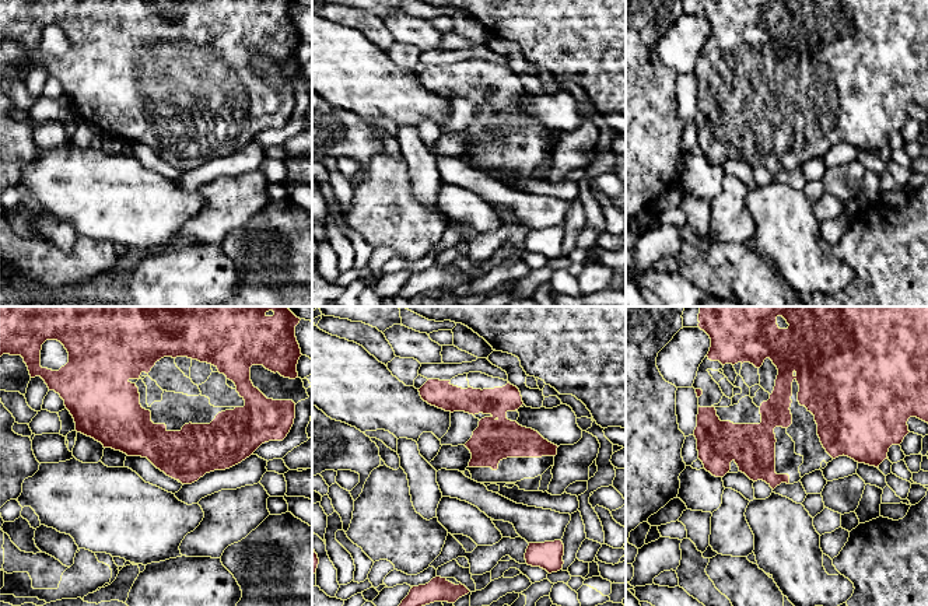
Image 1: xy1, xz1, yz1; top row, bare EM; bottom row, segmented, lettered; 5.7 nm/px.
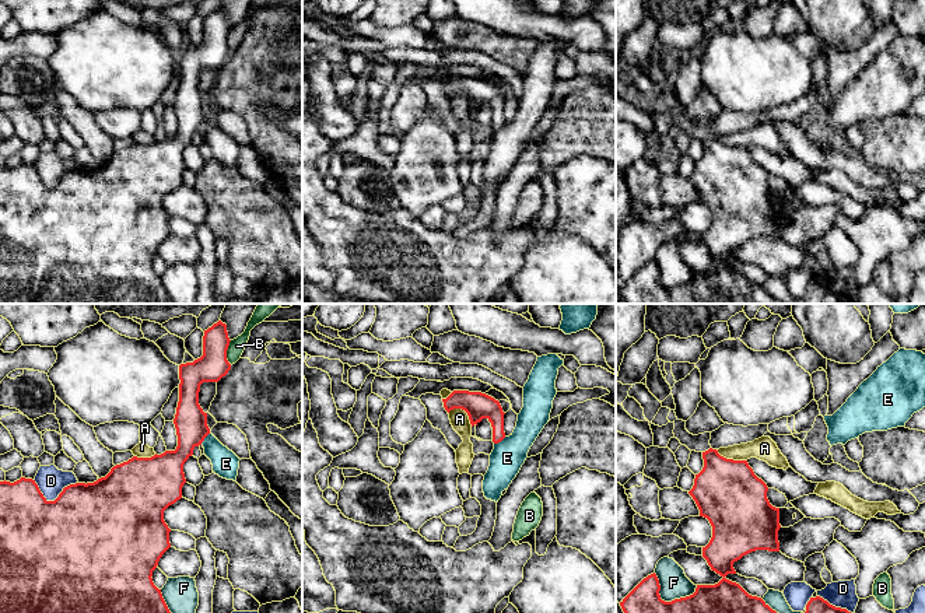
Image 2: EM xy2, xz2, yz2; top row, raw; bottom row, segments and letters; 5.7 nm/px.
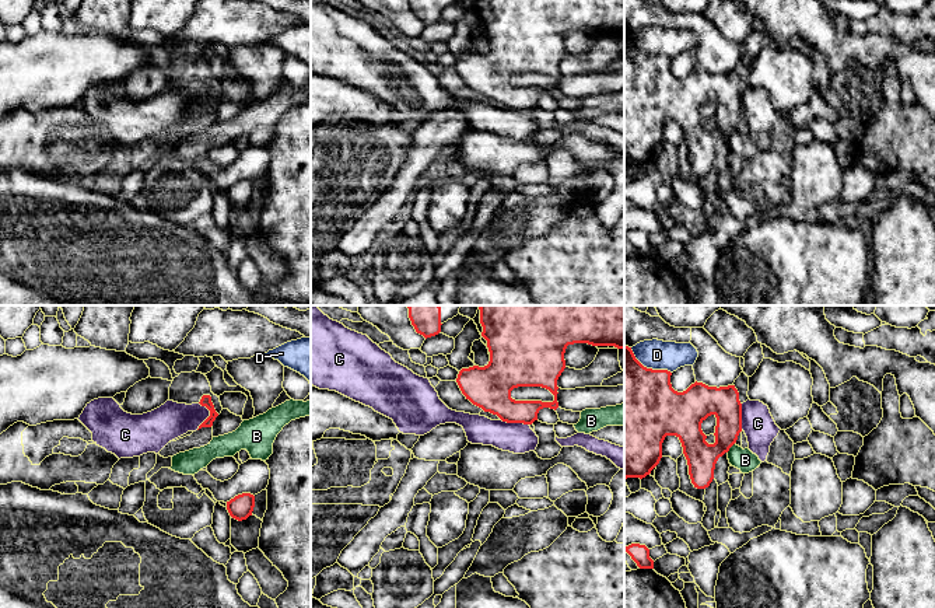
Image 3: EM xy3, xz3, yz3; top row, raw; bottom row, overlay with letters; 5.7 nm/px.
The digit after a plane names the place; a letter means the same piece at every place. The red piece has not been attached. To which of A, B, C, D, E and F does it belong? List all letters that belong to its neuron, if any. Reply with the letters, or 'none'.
none

